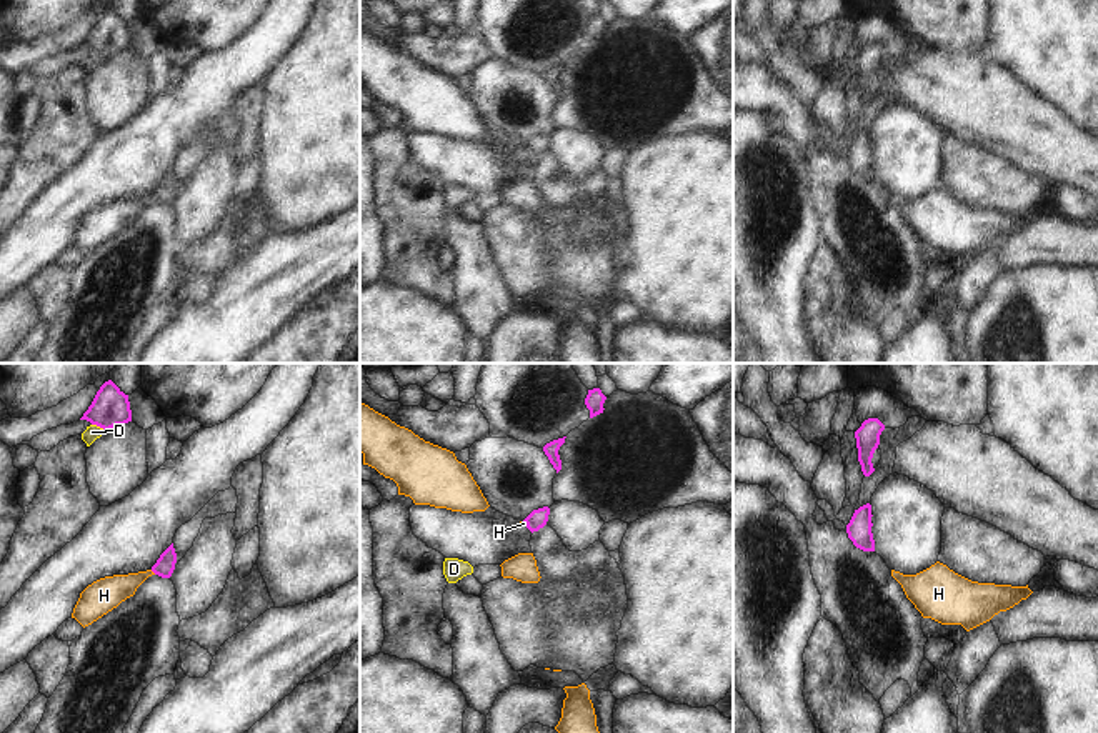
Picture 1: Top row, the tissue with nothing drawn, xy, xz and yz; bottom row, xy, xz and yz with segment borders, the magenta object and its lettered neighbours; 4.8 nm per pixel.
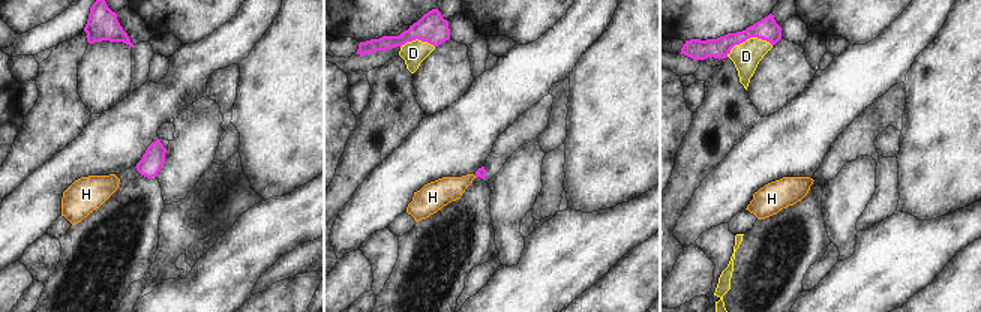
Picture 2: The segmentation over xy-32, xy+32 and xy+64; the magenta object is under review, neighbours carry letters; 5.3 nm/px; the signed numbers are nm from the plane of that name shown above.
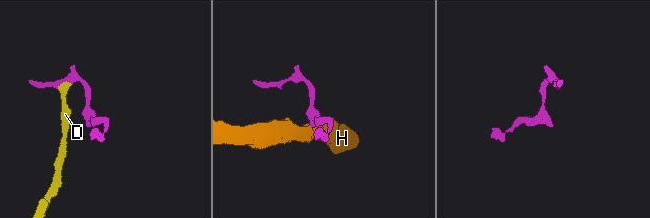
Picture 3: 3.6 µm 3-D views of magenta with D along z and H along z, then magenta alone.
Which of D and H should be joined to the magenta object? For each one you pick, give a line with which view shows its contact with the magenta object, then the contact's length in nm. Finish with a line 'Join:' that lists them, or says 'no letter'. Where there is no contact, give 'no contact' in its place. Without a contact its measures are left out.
D: meets magenta in xy; contact 80 nm long
Join: D

